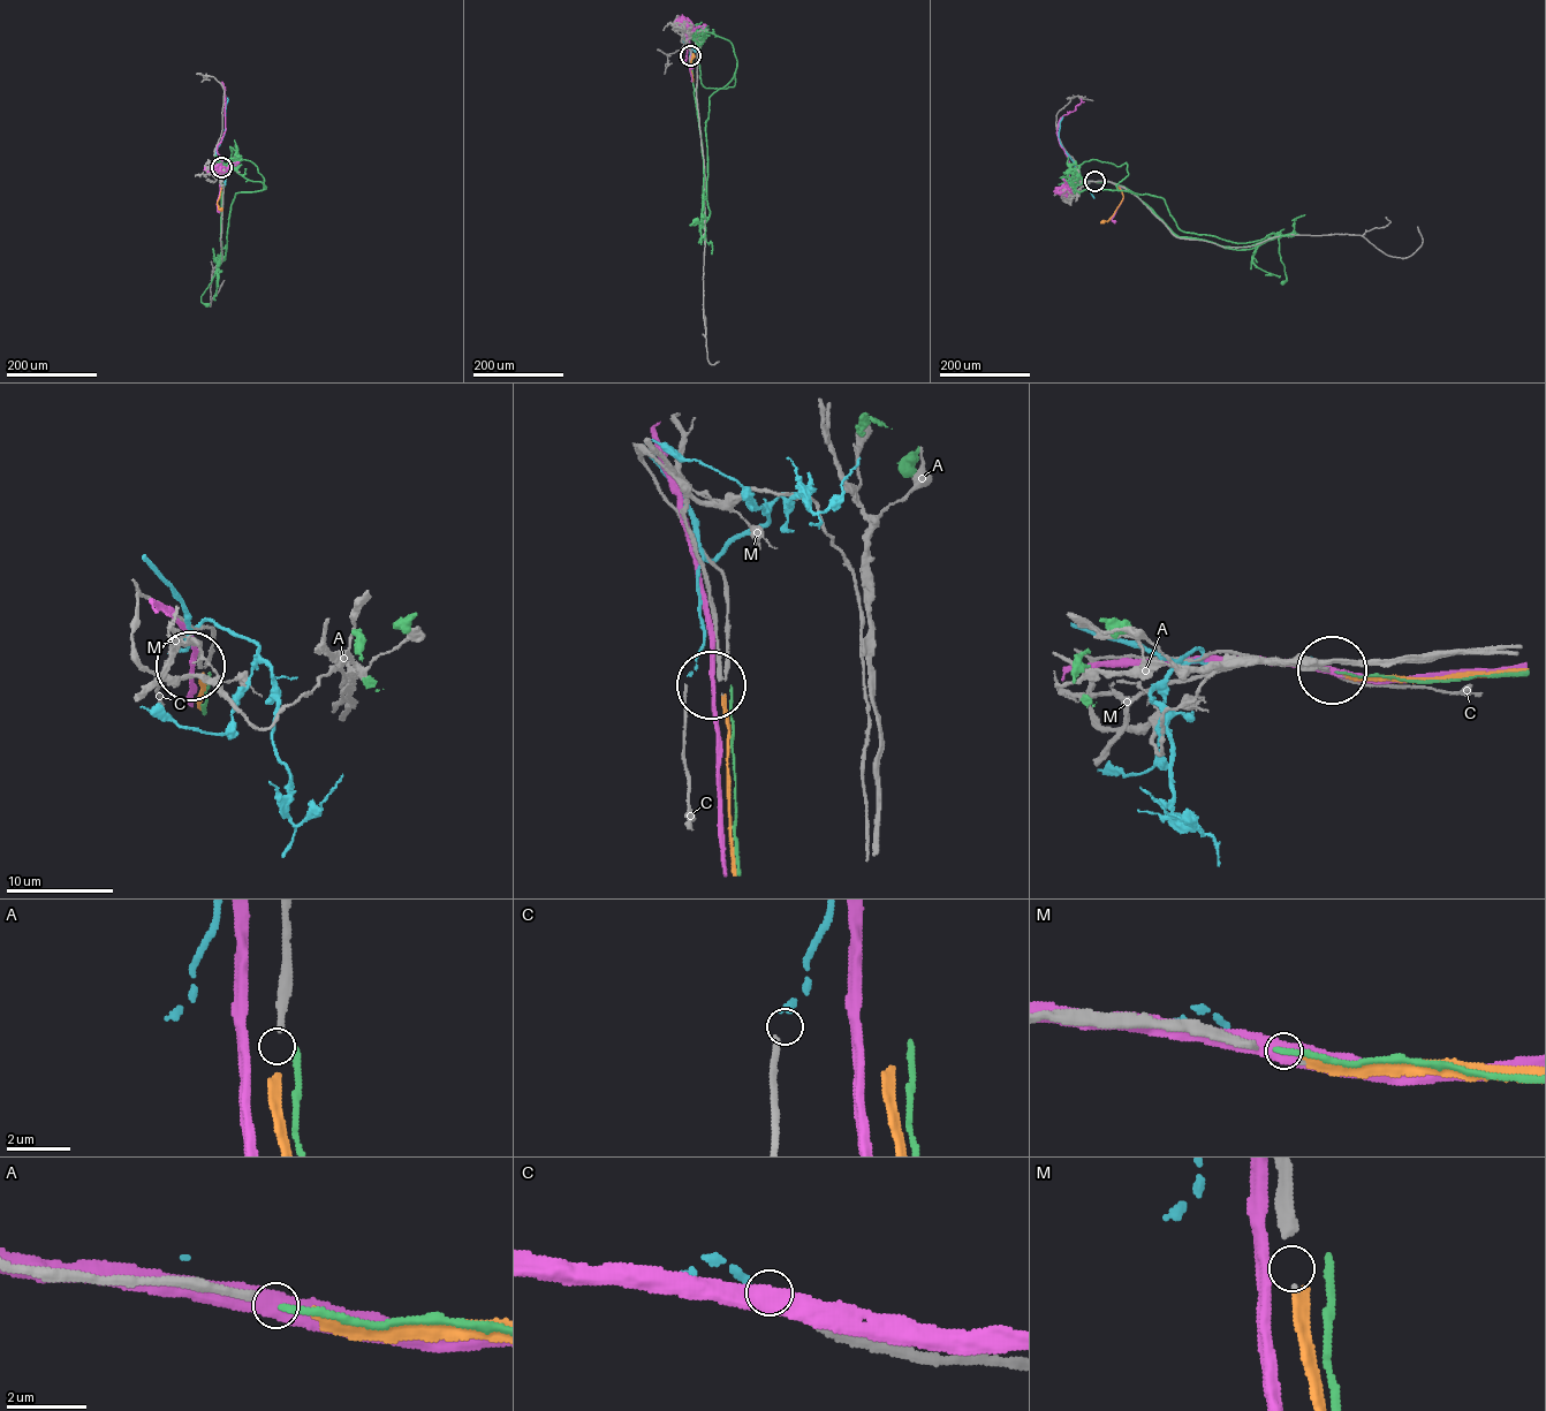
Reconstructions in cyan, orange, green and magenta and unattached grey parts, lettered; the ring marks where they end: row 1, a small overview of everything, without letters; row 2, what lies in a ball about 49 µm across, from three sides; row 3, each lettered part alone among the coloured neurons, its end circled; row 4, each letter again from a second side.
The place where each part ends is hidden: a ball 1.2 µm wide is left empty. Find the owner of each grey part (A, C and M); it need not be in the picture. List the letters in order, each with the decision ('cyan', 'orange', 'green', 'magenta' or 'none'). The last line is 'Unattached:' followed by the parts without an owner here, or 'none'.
A: none
C: cyan
M: orange
Unattached: A

